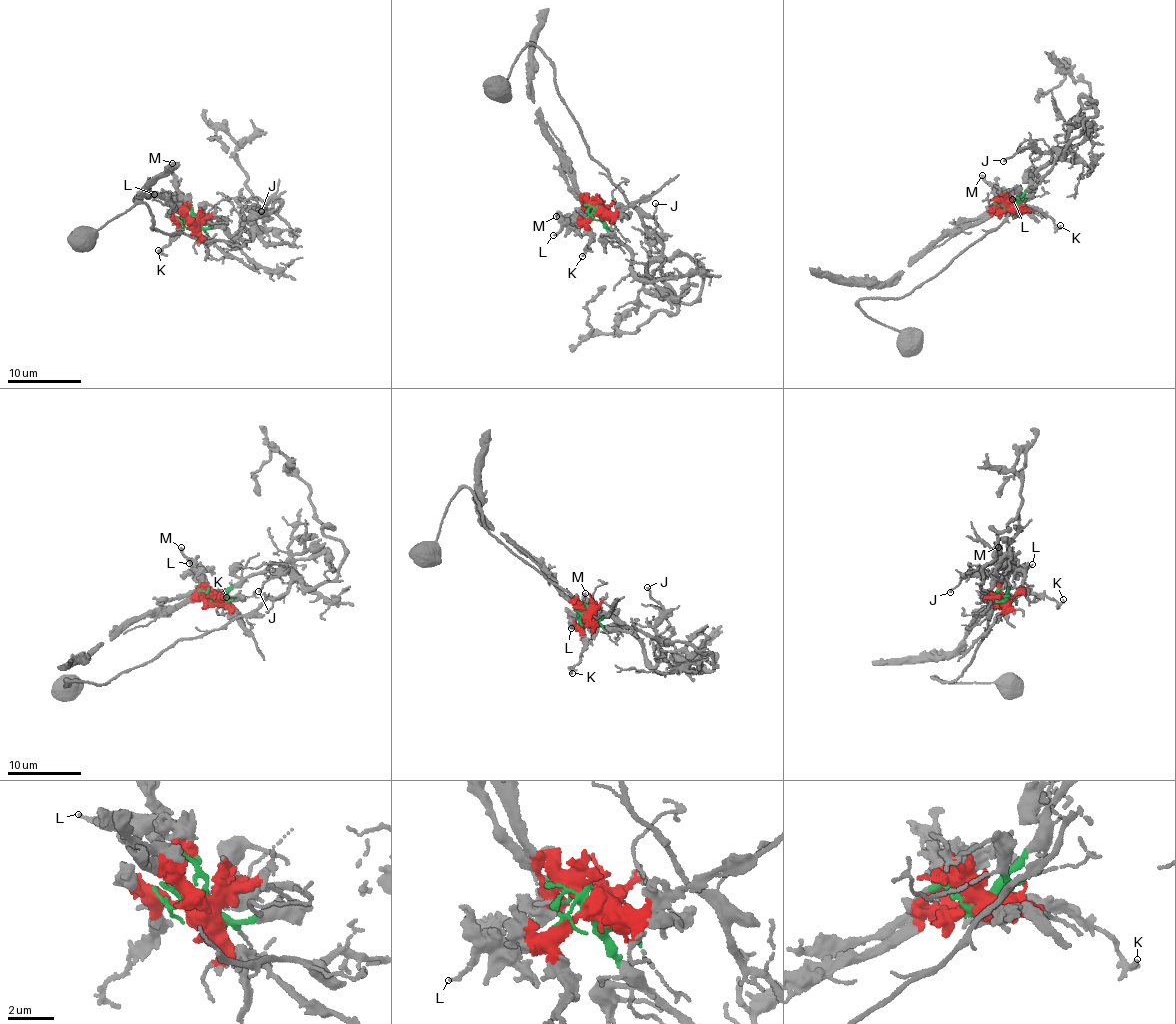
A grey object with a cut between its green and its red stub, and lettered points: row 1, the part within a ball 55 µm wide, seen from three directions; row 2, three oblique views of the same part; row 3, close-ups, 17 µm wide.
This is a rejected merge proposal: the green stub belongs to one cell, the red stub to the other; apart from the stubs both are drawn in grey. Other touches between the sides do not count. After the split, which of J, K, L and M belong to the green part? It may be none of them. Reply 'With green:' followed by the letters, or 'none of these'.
With green: J

